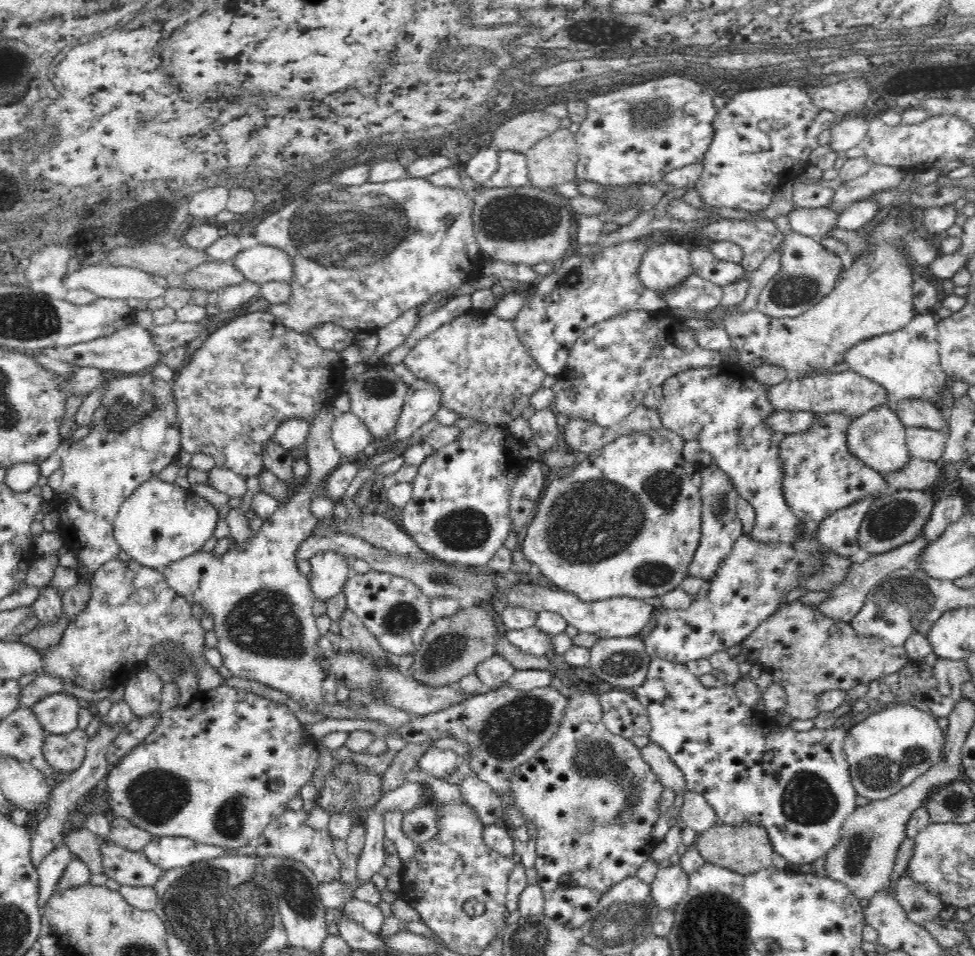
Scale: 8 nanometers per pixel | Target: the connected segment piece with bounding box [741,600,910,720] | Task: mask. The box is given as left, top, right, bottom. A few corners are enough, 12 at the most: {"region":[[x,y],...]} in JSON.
{"region":[[784,603],[742,642],[814,720],[818,695],[898,672],[908,651]]}

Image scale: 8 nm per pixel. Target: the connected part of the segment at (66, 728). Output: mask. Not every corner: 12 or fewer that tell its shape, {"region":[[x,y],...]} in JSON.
{"region":[[50,694],[32,706],[45,734],[78,728],[83,703]]}

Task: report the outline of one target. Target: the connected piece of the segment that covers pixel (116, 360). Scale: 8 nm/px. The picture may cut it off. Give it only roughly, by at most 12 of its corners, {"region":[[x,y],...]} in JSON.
{"region":[[134,322],[109,337],[58,346],[60,360],[136,375],[163,355]]}

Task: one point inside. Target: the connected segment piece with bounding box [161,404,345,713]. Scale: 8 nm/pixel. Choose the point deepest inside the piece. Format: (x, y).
(261, 604)

